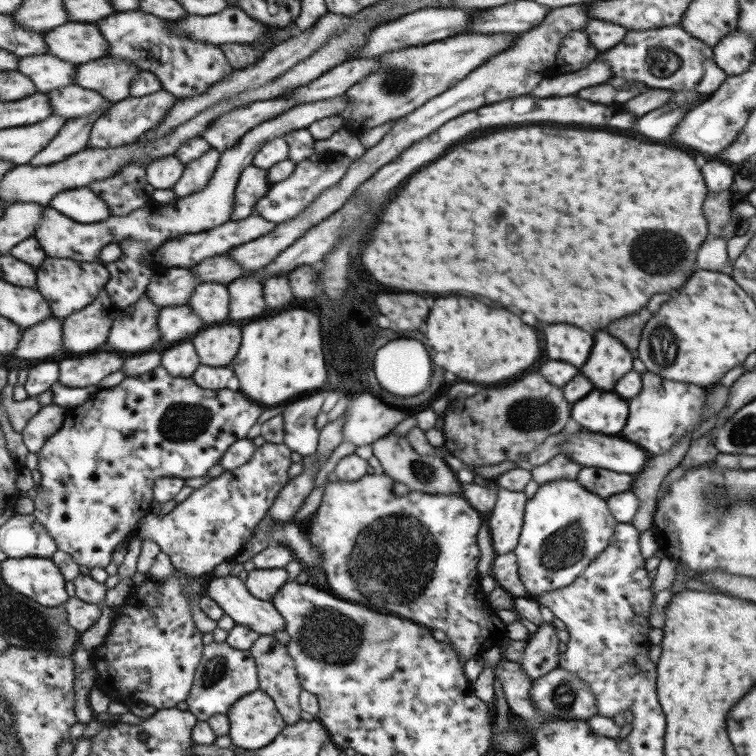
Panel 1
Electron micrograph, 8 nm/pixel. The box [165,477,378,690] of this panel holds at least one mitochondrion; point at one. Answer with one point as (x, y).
(327, 635)

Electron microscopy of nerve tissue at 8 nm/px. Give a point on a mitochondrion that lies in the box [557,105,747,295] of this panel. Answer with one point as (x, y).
(656, 252)

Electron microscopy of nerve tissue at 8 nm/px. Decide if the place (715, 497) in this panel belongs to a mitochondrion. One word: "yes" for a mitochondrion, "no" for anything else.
yes

